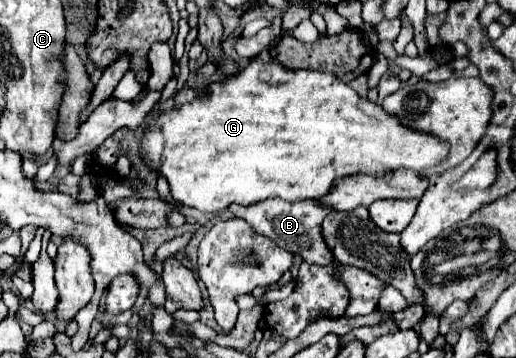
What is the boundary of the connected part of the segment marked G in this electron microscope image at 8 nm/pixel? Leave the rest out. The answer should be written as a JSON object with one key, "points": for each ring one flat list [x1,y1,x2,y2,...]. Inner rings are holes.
{"points":[[262,51,236,79,230,79,230,83,214,81,208,85,208,95,196,99,196,103,162,111,158,119,150,123,146,139,142,141,142,155,152,169,158,171,160,165,162,175,170,183,174,201,200,211,218,211,230,203,254,205,270,197,284,201,322,199,332,191,336,179,358,173,384,177,392,175,396,167,418,173,444,163,450,155,450,147,444,139,428,131,404,125,398,115,386,113,382,105,360,97,338,77,322,71,288,69,268,51]]}

